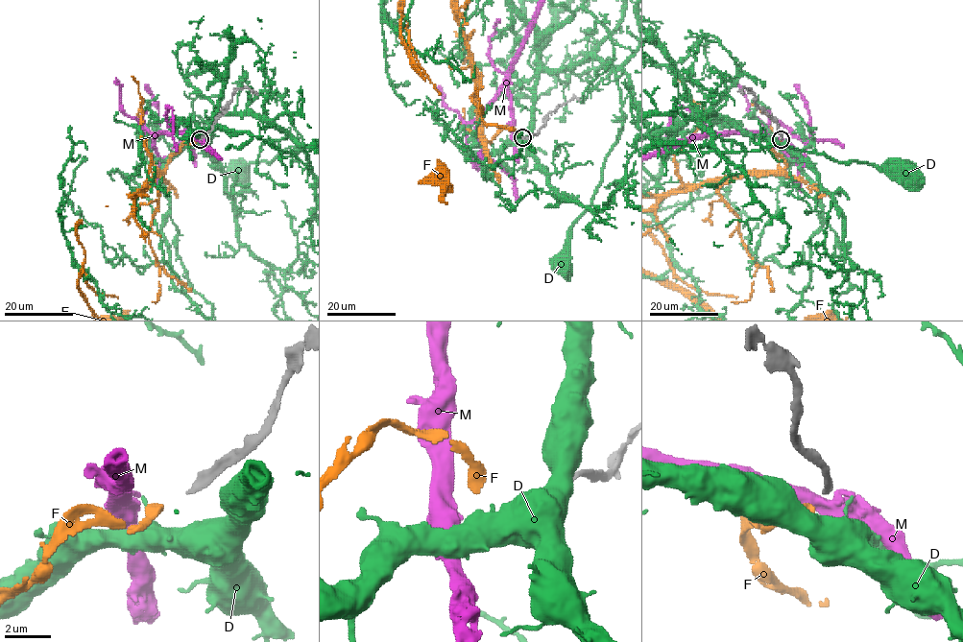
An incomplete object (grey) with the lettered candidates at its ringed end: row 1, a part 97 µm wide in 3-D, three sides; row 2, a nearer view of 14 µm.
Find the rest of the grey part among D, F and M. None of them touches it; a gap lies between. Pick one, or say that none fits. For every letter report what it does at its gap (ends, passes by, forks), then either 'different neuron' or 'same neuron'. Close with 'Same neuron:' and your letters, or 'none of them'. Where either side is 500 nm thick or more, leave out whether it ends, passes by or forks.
D: different neuron
F: same neuron
M: different neuron
Same neuron: F

